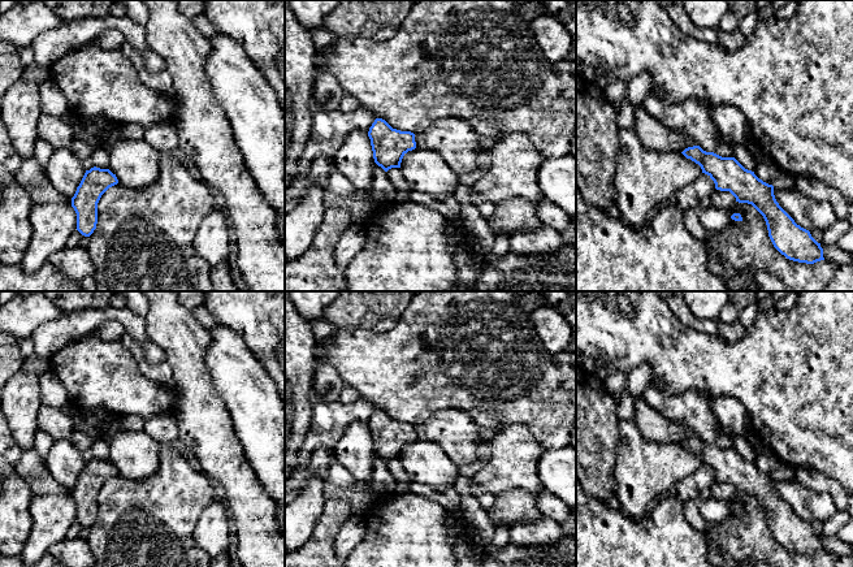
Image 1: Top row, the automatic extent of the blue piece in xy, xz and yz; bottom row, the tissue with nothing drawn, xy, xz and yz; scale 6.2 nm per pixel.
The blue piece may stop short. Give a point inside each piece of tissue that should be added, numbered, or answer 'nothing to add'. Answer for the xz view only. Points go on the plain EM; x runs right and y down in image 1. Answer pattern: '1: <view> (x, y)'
nothing to add

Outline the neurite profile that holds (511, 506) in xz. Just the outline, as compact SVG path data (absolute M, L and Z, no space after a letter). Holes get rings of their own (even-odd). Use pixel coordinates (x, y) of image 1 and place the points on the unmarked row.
M520 488L507 489L495 494L489 516L495 527L512 527L520 520L534 520L542 518L537 506L536 493L529 493Z

